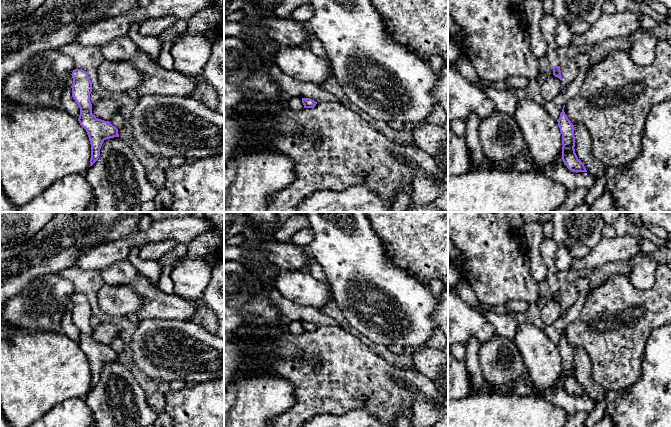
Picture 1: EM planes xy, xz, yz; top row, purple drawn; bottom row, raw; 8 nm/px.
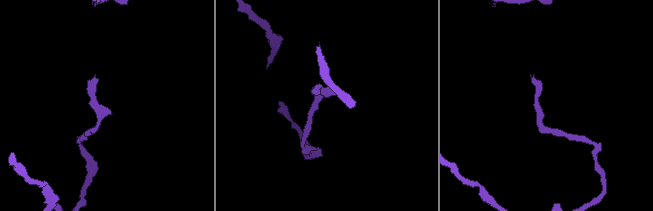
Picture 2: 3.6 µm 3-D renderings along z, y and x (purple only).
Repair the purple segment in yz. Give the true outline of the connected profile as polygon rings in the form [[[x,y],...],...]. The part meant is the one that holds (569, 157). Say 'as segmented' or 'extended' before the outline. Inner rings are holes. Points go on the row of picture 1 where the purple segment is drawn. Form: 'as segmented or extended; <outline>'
as segmented; [[[564,107],[557,120],[562,134],[562,160],[567,168],[574,172],[587,172],[584,164],[578,159],[575,153],[574,125],[564,112]]]

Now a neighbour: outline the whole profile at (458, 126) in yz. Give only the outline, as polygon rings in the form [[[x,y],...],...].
[[[454,119],[450,122],[450,129],[457,136],[465,136],[466,132],[466,121],[462,119]]]

